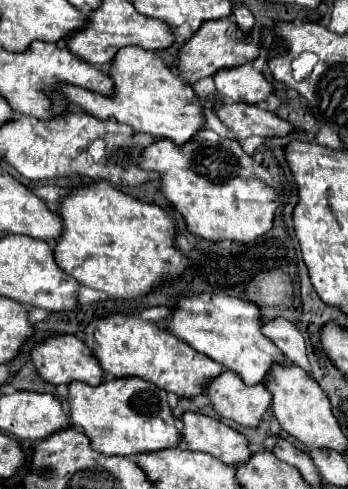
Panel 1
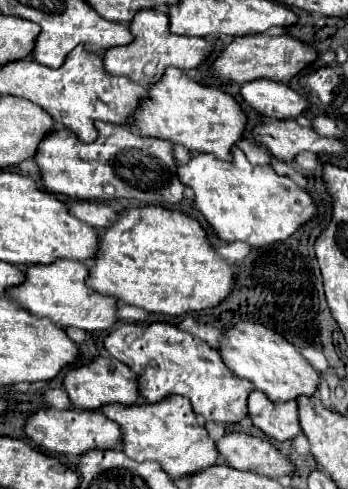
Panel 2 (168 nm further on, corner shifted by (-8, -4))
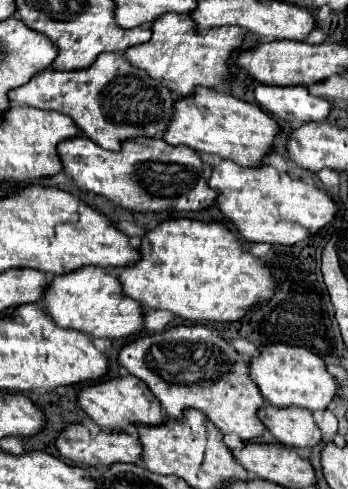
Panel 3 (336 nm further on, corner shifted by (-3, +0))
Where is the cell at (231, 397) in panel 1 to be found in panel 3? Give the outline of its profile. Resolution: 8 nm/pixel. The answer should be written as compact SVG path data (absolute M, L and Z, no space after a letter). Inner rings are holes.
M261 406L257 410L259 420L283 446L315 446L321 442L319 426L311 412L303 408L275 408Z

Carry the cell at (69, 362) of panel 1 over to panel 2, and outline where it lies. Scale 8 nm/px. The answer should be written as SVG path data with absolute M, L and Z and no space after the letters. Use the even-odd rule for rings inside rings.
M96 358L90 364L70 368L64 378L64 388L66 388L72 404L78 410L100 410L106 404L132 406L132 404L140 402L138 378L140 376L136 376L136 372L132 372L128 366L118 362L116 358Z

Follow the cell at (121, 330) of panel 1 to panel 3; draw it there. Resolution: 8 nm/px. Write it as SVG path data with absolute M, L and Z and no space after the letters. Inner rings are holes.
M201 324L169 326L159 334L137 336L119 350L119 362L129 374L139 376L153 396L161 402L165 414L181 418L183 408L201 410L223 434L237 434L249 442L265 426L257 418L257 408L265 404L257 384L249 378L247 358L239 356L217 332Z

